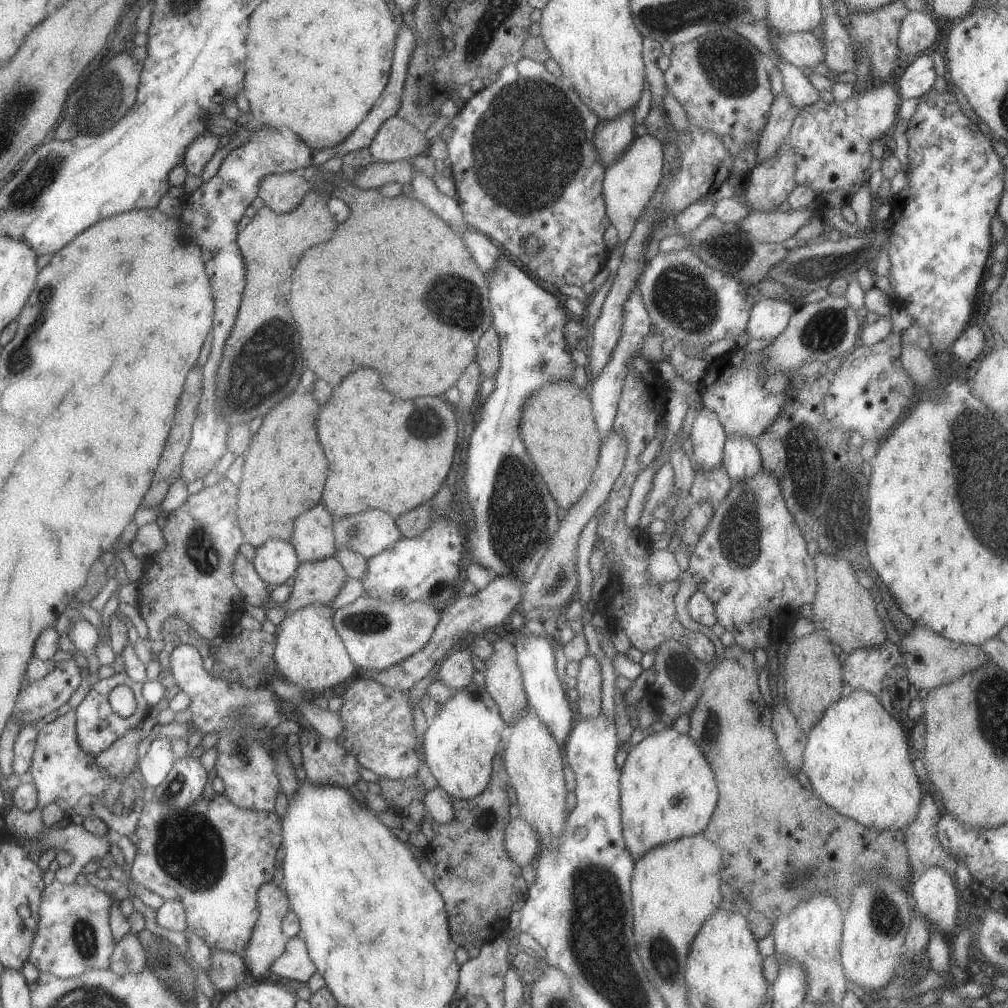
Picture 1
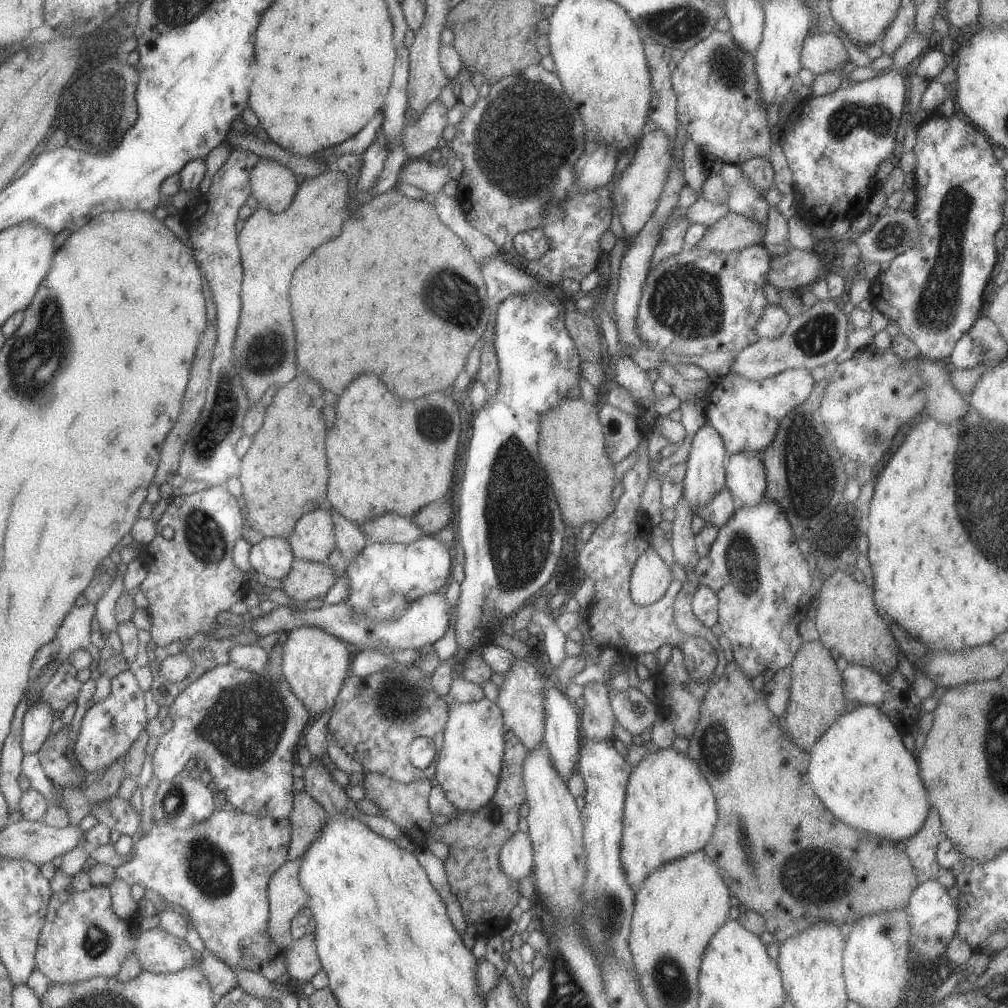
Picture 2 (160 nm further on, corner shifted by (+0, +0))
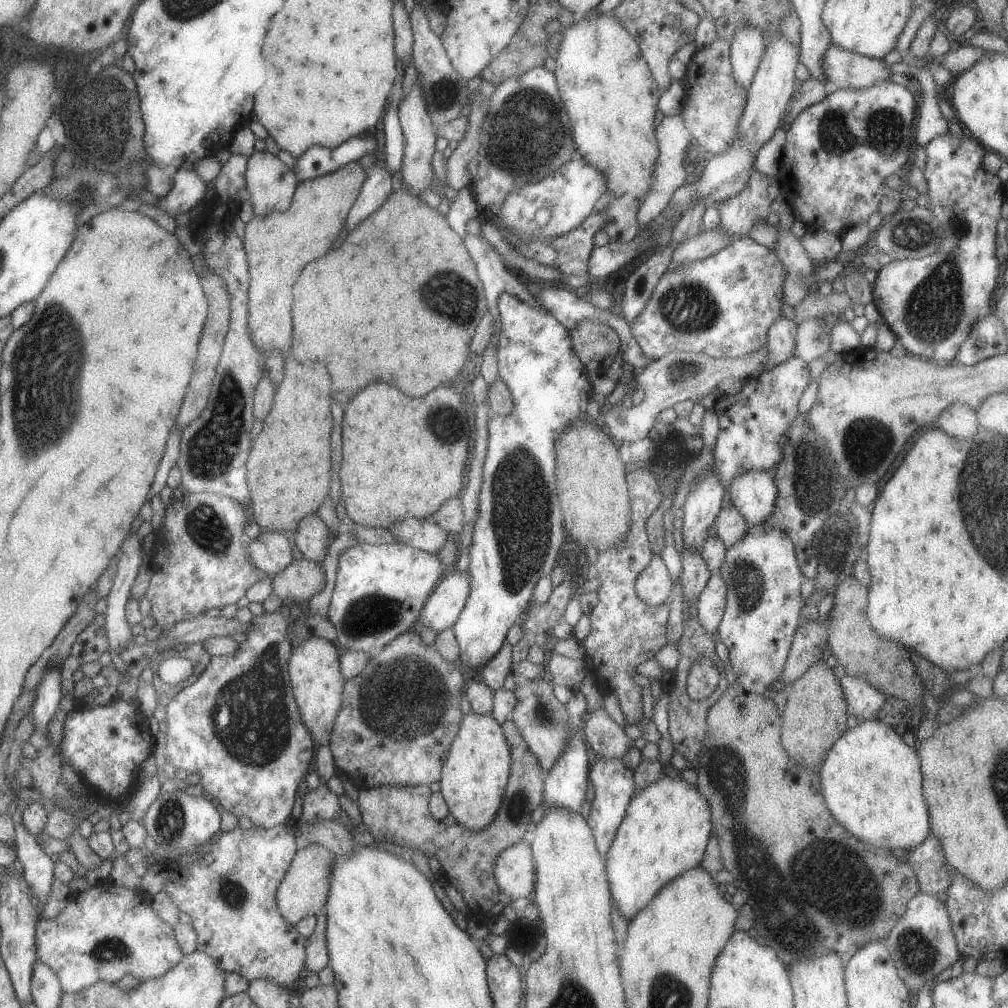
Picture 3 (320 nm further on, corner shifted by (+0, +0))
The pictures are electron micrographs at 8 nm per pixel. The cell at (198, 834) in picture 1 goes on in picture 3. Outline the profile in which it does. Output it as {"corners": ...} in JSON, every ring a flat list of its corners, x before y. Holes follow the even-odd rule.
{"corners":[[284,824,273,826,273,828,261,828,261,826,251,826,247,830,241,829,240,826,235,826,231,831,218,833,209,845,201,850,196,855,186,856,183,866,179,866,177,874,169,874,165,878,165,884,161,888,161,892,166,893,171,902,177,907,180,912,184,912,189,916,190,925,195,930,196,934,196,951,203,952,206,956,209,956,211,960,215,960,215,964,220,970,224,972,239,974,242,978,245,978,248,982,259,978,265,978,265,980,271,980,273,984,290,989,293,982,299,978,301,970,303,970,303,960,305,960,305,938,299,935,299,932,295,930,294,926,287,924,278,912,275,896,279,882,281,878,287,872,289,864,293,859,296,852,296,841,293,829,287,828]]}

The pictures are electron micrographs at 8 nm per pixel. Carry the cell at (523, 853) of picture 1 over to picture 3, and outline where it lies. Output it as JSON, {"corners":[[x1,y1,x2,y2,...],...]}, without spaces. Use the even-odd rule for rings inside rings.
{"corners":[[528,838,511,844,508,848,501,850,495,858,494,878,499,891,507,898,515,901,518,898,530,899,535,885,534,861]]}

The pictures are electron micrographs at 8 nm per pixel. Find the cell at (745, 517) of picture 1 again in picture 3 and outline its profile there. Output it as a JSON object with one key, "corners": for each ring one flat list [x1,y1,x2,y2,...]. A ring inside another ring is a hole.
{"corners":[[764,526,757,536,749,530,733,546,725,548,725,558,717,576,725,585,725,607,718,625,719,640,727,649,724,656,728,669,735,680,749,693,762,695,773,682,781,678,795,630,799,626,799,610,803,607,800,586,806,580,797,564,794,545,781,528]]}

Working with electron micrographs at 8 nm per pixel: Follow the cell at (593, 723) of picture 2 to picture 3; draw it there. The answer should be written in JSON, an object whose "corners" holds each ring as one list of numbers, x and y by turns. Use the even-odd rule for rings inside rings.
{"corners":[[603,706,586,712,585,727,581,730,583,740,591,756,619,758,634,746,634,741,625,736,624,728,607,716]]}

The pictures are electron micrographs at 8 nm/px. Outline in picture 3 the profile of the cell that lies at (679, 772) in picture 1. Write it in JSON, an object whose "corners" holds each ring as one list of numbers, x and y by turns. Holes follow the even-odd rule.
{"corners":[[661,774,654,782,634,790,610,848,603,857,611,901,617,904,617,910,621,912,621,916,627,920,627,923,653,896,657,895,657,890,663,888,669,880,677,878,689,868,700,866,707,842,711,838,712,828,707,800,697,792,695,786,691,786,683,778,670,778]]}

